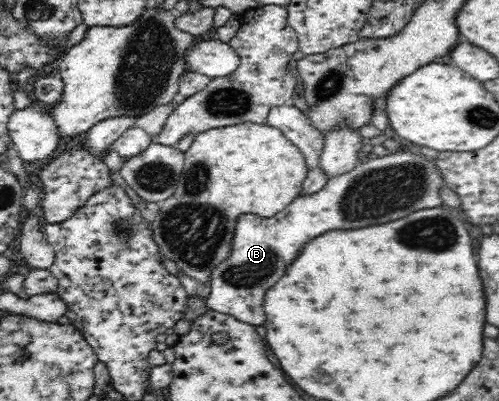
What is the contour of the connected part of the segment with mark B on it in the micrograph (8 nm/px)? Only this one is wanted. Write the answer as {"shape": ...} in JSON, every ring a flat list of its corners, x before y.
{"shape":[[406,148,394,152,378,151,370,160,363,158,350,172,330,179,317,193,296,198,287,208,277,212,274,216,264,218,254,214,242,214,236,224,236,236,232,242,230,256,213,268,209,282,211,292,205,298,204,303,208,310,234,316,240,322,253,327,262,326,266,322,266,314,262,308,264,294,268,288,272,288,280,280,280,276,286,274,288,266,292,264,292,258,296,256,302,244,310,242,318,234,332,230,332,228,344,228,344,230,364,228,364,226,392,222,419,210,442,207,440,190,444,186,446,184,442,173,435,165,434,158,414,153]]}

